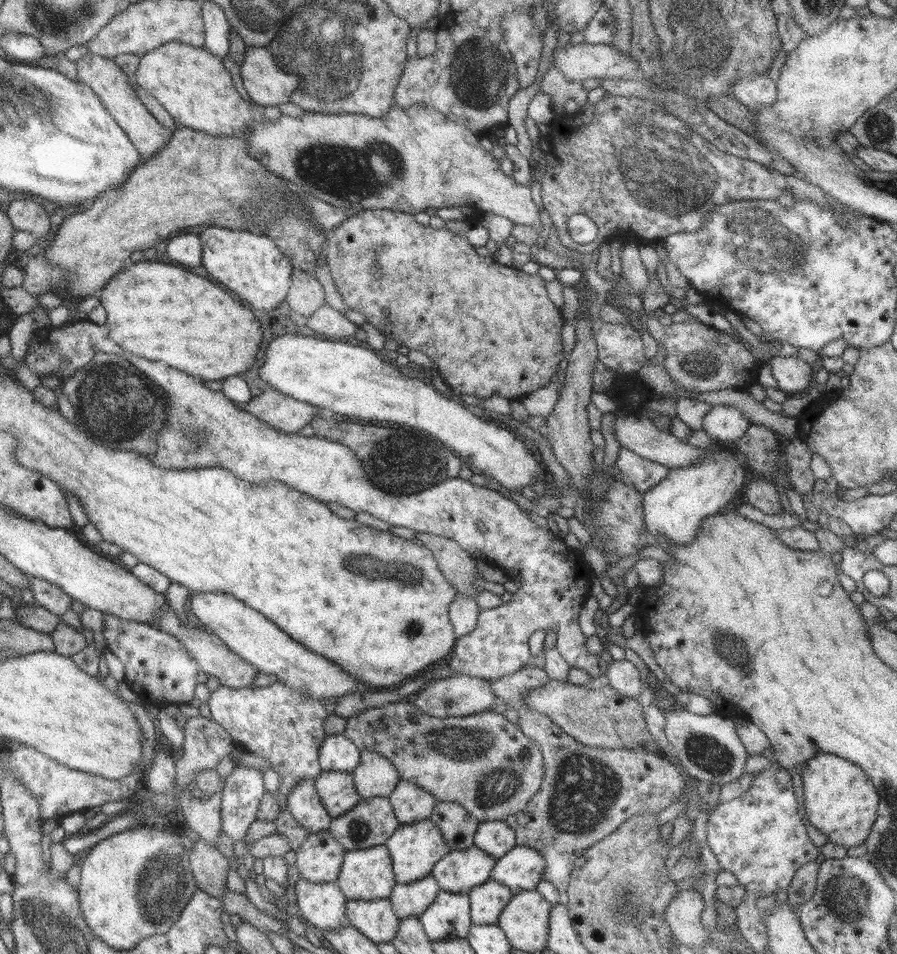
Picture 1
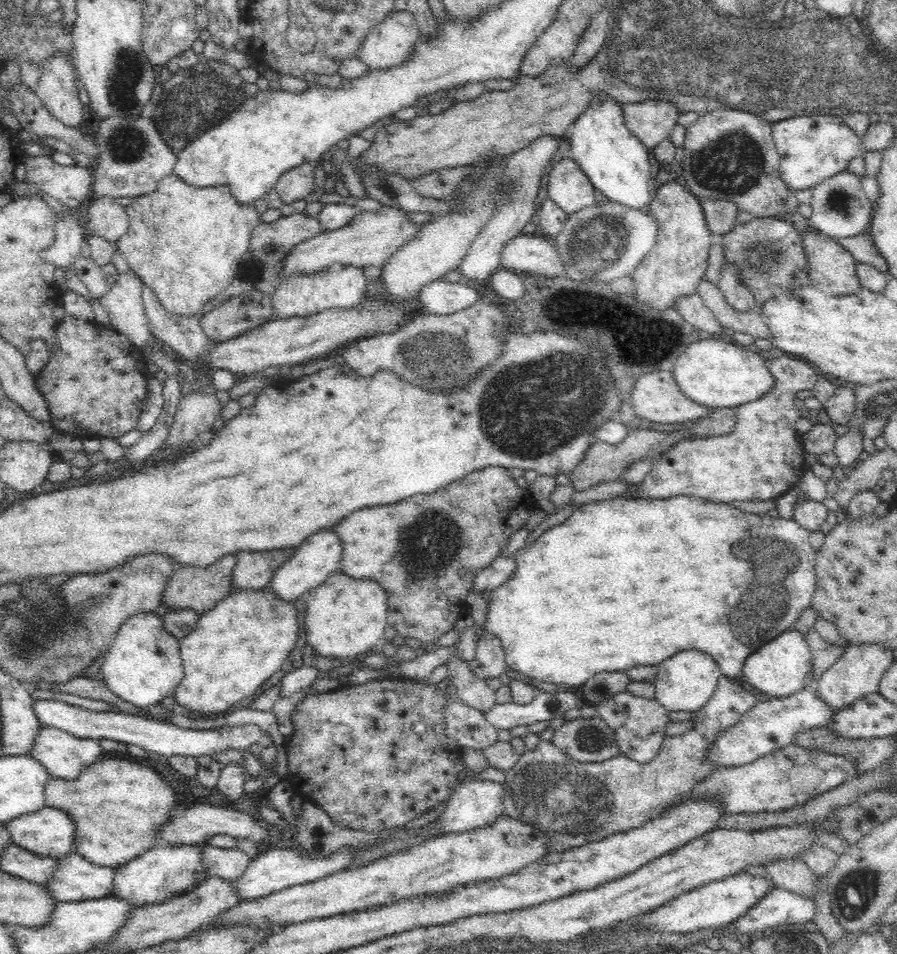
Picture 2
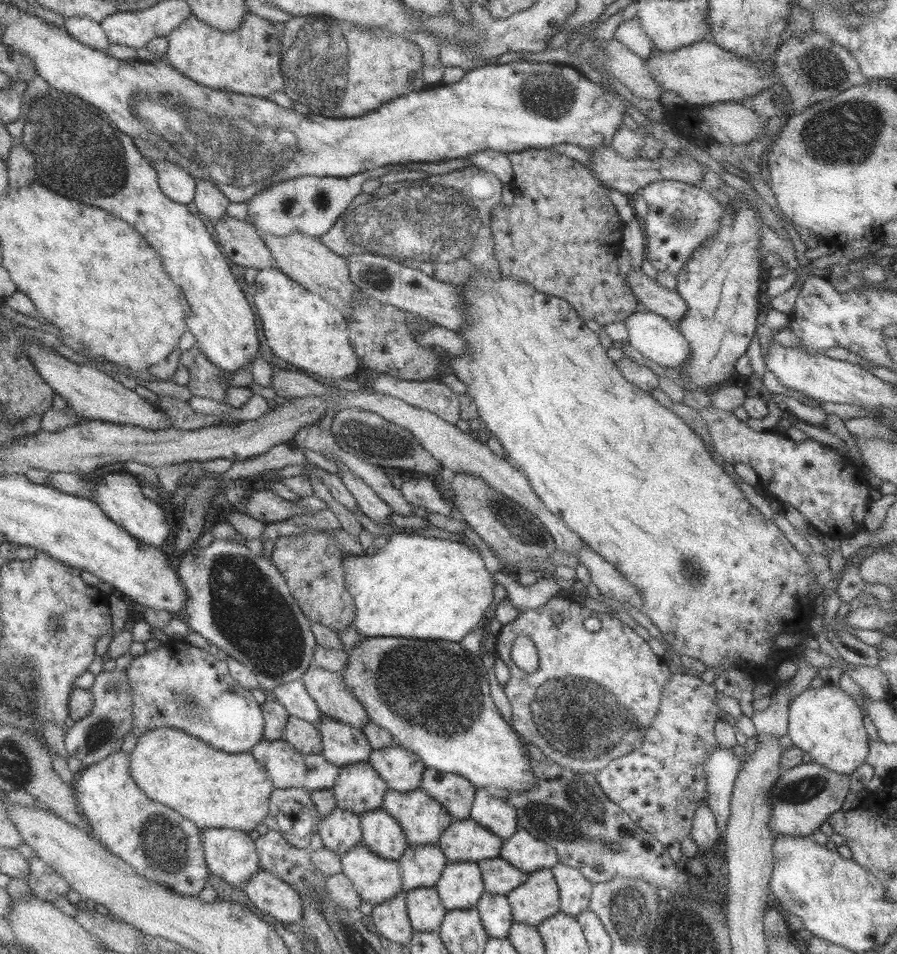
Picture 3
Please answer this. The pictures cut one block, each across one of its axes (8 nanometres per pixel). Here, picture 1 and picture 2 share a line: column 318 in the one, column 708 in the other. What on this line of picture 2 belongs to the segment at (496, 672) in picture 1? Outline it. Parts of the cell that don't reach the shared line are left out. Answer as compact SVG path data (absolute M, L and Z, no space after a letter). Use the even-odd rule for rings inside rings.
M788 354L768 360L767 367L774 379L772 388L758 400L738 406L737 424L732 433L679 441L674 447L668 448L665 454L656 458L644 480L630 485L628 492L622 494L622 497L663 499L686 495L729 504L735 500L770 500L792 489L806 471L805 451L795 430L801 412L794 405L794 398L801 390L813 389L819 375L815 367L806 360L796 359Z

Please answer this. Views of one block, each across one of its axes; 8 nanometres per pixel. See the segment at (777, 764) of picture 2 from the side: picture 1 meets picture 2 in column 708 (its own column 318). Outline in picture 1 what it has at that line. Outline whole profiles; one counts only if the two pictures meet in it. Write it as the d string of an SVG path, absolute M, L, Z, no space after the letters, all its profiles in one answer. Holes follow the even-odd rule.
M323 770L314 781L320 800L332 817L352 810L362 798L350 773Z

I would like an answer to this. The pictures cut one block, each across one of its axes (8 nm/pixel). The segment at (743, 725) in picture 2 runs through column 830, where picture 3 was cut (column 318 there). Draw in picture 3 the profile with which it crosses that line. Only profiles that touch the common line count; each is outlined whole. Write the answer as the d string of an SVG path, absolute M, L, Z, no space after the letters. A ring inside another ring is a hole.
M300 679L280 684L280 687L272 690L269 697L283 704L289 716L296 716L315 726L324 715Z

